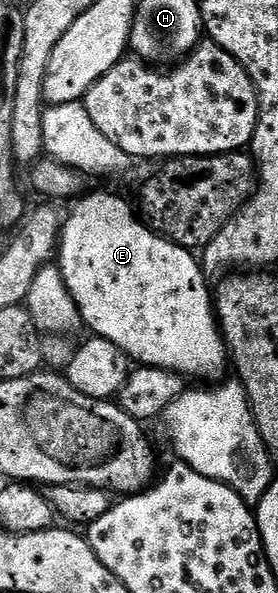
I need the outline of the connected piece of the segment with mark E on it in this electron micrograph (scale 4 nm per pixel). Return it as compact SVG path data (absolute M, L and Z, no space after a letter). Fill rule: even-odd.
M89 191L79 197L71 205L73 208L69 210L68 216L66 212L63 217L58 237L58 267L66 286L70 290L70 294L74 298L74 302L78 306L81 321L86 325L86 328L88 324L90 330L88 332L102 339L108 339L114 346L120 348L124 355L150 368L171 368L173 372L179 372L185 378L218 375L223 370L224 364L226 368L230 357L227 348L224 346L224 338L214 311L214 296L210 291L209 281L204 275L201 261L197 257L195 260L192 257L195 255L189 249L182 247L180 244L173 244L168 237L162 236L158 232L153 232L147 223L134 211L133 205L131 208L122 197L115 196L112 192L91 192Z

